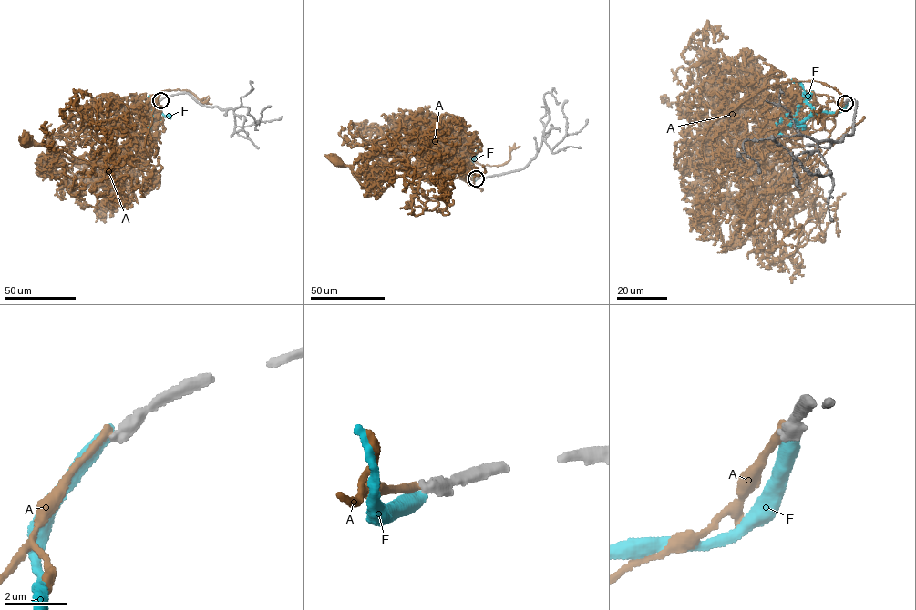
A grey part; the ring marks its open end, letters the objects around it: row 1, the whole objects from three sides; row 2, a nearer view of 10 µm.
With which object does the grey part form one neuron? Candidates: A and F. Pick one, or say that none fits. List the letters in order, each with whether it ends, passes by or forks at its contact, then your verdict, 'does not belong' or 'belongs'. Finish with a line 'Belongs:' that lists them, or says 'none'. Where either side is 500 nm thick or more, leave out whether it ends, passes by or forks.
A: it ends; does not belong
F: it ends; does not belong
Belongs: none

